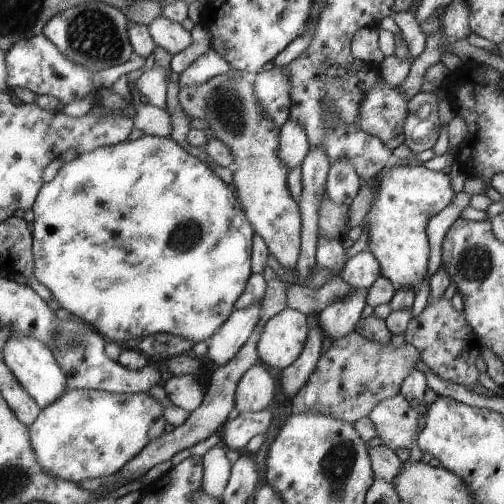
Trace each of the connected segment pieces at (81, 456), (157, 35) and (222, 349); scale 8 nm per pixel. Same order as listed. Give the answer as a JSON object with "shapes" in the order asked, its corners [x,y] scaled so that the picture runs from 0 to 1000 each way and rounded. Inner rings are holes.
{"shapes":[[[[165,770],[131,774],[121,790],[81,812],[69,835],[56,845],[69,917],[85,937],[101,940],[105,948],[145,958],[226,940],[252,913],[276,901],[300,873],[325,859],[331,837],[321,815],[323,808],[294,778],[234,782]]],[[[319,32],[308,36],[294,52],[294,63],[304,85],[339,111],[365,99],[379,85],[379,71],[351,48]]],[[[518,595],[506,605],[462,615],[450,635],[411,673],[411,698],[405,704],[427,726],[438,726],[466,706],[474,690],[486,683],[514,635]]]]}

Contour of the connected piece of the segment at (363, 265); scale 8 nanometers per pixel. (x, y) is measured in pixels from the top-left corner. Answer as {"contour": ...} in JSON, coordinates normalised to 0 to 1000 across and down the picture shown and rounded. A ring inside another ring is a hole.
{"contour":[[[728,494],[692,510],[685,526],[673,548],[696,573],[730,575],[752,550],[750,516]]]}

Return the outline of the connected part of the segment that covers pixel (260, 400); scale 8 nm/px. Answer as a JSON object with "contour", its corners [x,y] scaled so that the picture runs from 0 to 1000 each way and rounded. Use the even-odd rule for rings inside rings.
{"contour":[[[510,714],[478,746],[464,780],[470,817],[506,817],[536,808],[542,798],[546,758],[522,718]]]}

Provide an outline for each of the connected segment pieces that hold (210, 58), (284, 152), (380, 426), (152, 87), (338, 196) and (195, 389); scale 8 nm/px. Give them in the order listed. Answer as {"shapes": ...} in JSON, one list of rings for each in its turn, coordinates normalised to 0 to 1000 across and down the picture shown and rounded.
{"shapes":[[[[415,93],[399,111],[381,117],[379,127],[351,151],[351,171],[395,171],[431,147],[446,145],[456,129]]],[[[567,242],[554,264],[552,313],[573,337],[601,319],[615,288],[599,248]]],[[[792,780],[744,802],[726,827],[744,849],[744,867],[760,877],[758,885],[776,895],[817,889],[827,869],[827,831],[833,829],[827,804]]],[[[304,131],[296,135],[296,139],[288,139],[288,143],[264,163],[264,175],[288,190],[292,208],[327,216],[327,179],[331,179],[327,159],[331,159],[331,151],[337,151],[337,145],[331,143],[327,135]]],[[[671,312],[655,323],[647,343],[643,377],[657,399],[692,409],[714,369],[716,357],[706,345],[702,327],[690,315]]],[[[379,744],[339,746],[323,762],[323,774],[339,800],[375,819],[403,794],[399,768]]]]}

